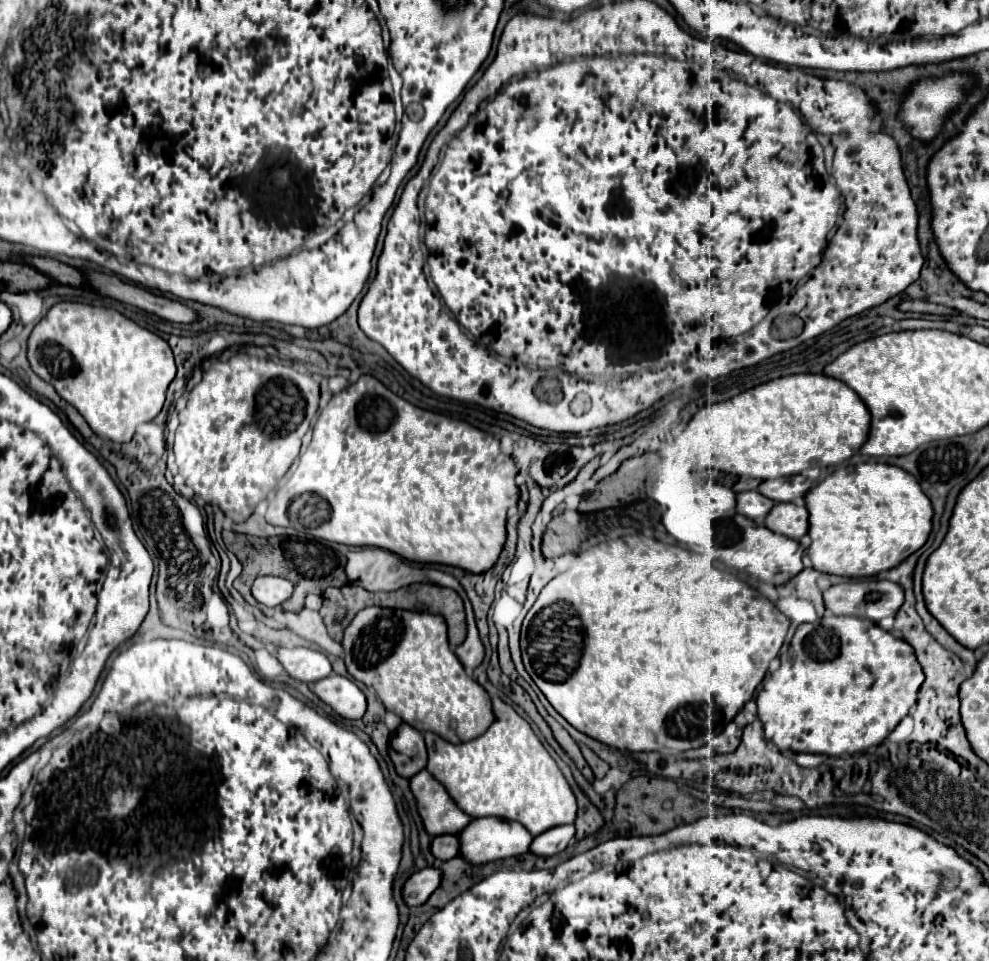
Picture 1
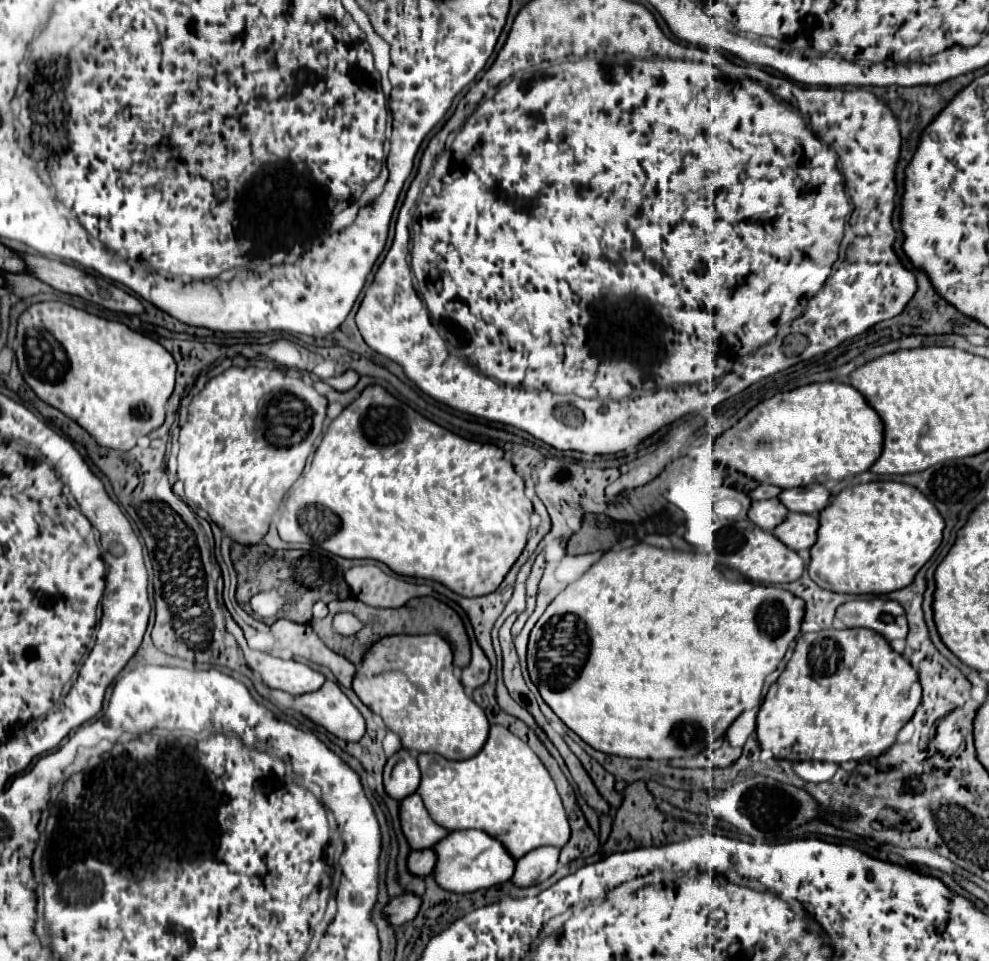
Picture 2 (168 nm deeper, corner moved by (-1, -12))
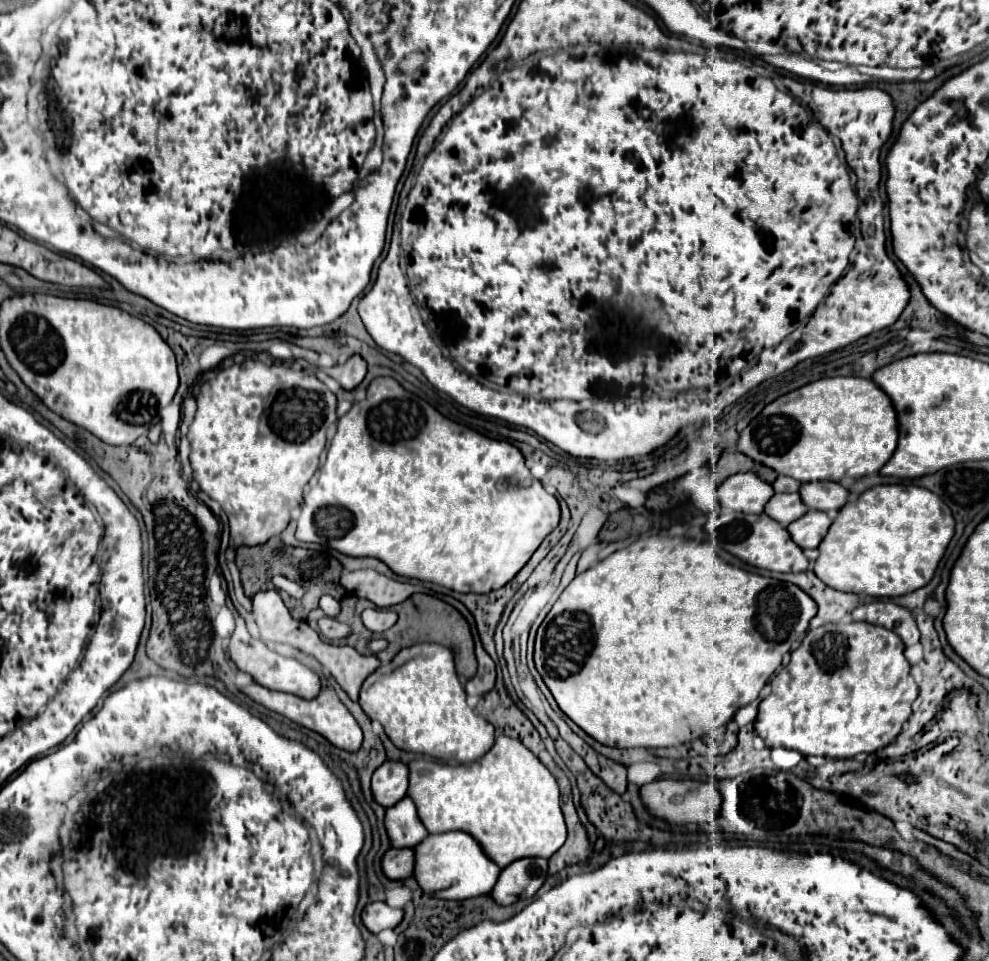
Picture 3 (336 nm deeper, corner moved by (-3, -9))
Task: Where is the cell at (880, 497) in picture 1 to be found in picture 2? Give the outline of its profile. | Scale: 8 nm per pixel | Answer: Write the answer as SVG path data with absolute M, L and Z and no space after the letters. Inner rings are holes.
M875 480L867 484L855 484L839 492L823 512L819 512L817 542L811 548L809 576L825 590L841 594L887 594L905 588L913 582L919 568L933 556L943 540L945 522L937 508L919 492L901 482Z

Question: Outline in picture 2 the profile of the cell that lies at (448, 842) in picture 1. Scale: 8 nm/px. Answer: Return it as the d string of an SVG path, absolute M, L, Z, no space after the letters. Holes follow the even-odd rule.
M425 848L425 850L419 850L419 852L411 852L409 854L409 870L417 876L427 876L435 870L435 864L437 864L437 854L433 848Z

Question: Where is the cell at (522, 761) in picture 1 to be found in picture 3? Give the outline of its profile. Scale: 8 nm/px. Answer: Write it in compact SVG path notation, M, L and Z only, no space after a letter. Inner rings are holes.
M499 735L495 745L479 761L457 765L457 763L435 763L429 759L417 759L409 765L409 789L407 795L417 807L417 815L429 833L447 833L447 831L465 831L485 849L485 855L497 865L507 867L509 863L523 857L545 857L549 859L567 837L559 787L551 777L547 767L533 757L533 753L521 745L517 739Z

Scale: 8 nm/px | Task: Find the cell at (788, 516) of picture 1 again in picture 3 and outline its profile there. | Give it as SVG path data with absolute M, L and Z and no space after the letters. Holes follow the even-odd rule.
M807 511L803 517L793 521L787 531L791 533L793 541L803 549L817 549L827 529L831 527L833 519L825 511Z

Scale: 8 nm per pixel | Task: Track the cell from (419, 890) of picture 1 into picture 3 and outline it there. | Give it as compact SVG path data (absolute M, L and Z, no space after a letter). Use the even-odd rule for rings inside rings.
M367 903L363 913L361 913L361 921L363 925L377 935L383 929L393 929L401 923L403 919L403 911L401 909L391 909L385 903Z

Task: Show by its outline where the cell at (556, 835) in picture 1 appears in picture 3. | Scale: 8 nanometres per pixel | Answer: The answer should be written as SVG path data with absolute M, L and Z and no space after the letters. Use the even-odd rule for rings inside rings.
M529 857L517 859L507 865L497 879L497 885L491 889L491 897L497 905L511 905L517 899L529 899L537 893L547 877L547 859Z

